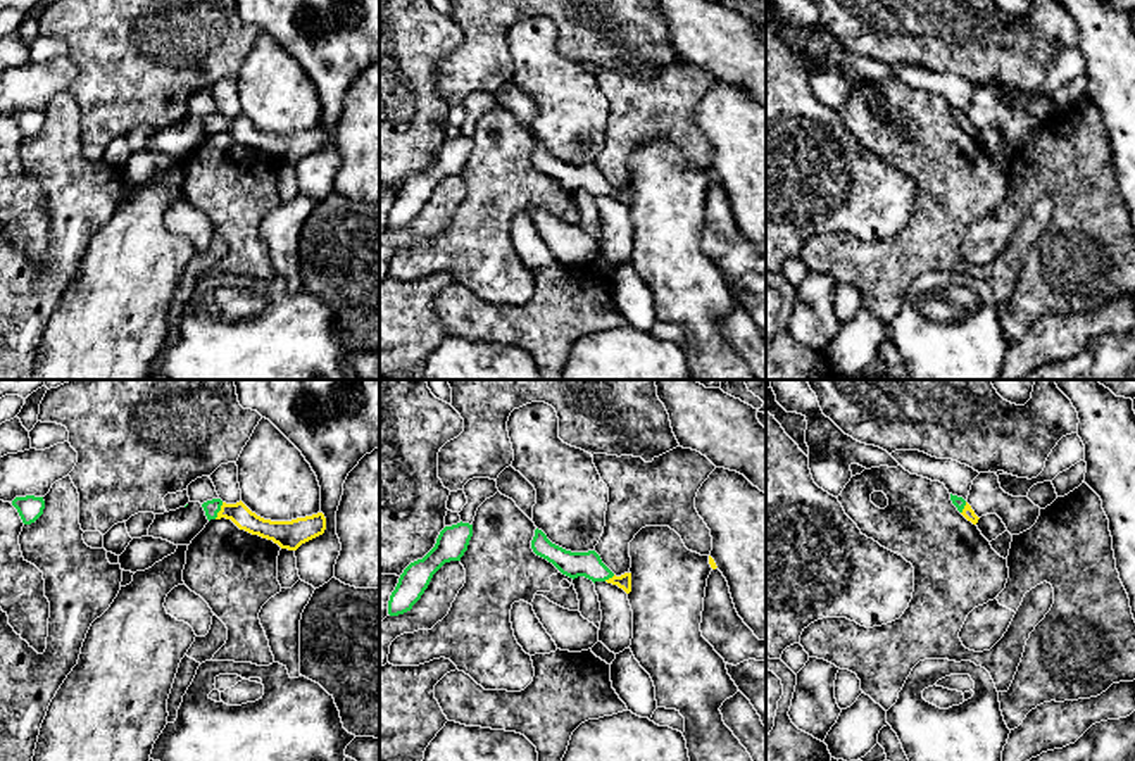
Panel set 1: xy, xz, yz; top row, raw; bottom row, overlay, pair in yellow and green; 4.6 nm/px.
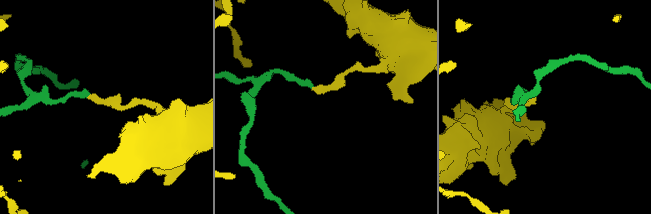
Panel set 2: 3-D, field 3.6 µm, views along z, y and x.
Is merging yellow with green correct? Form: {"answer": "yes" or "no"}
{"answer": "yes"}

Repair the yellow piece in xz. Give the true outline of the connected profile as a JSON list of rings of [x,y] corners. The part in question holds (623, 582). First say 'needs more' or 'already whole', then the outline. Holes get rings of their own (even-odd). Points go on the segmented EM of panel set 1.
needs more | [[[535,530],[531,549],[536,556],[552,563],[562,575],[569,578],[585,576],[595,582],[618,585],[626,594],[631,592],[631,573],[616,576],[600,559],[595,550],[571,552],[552,544],[542,530]]]

